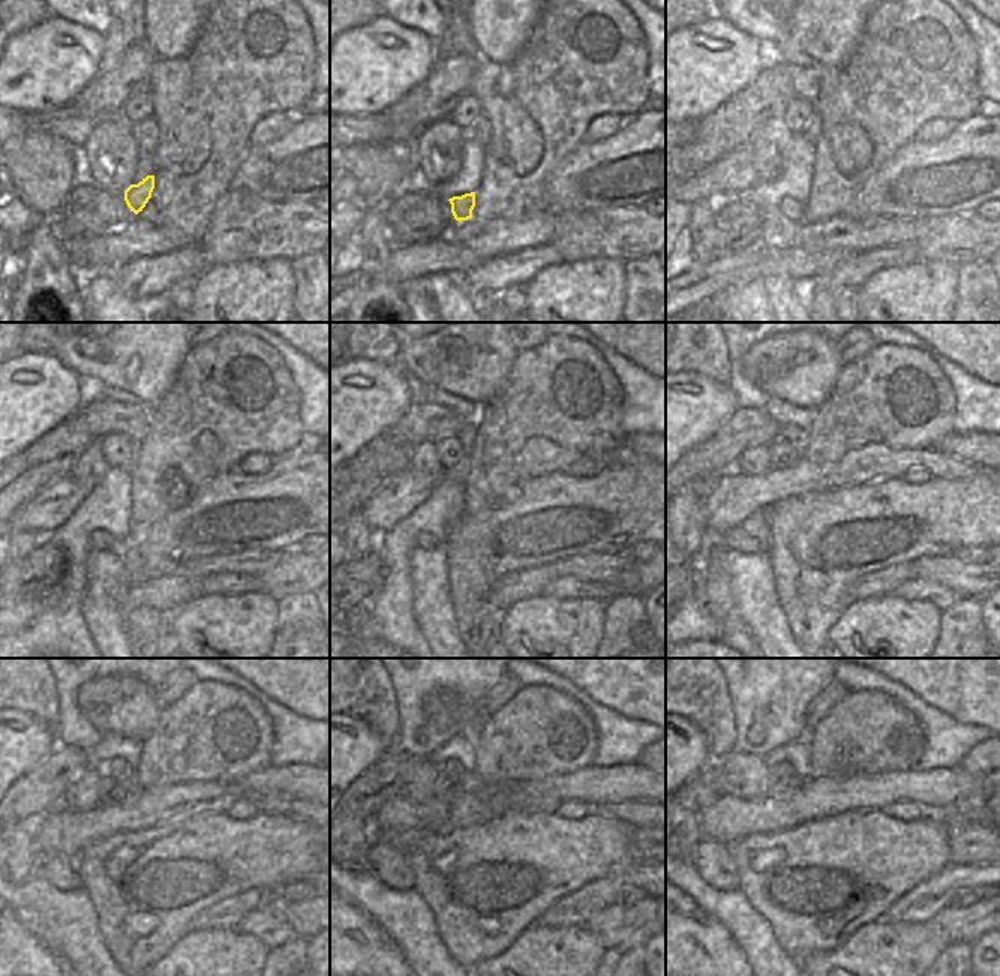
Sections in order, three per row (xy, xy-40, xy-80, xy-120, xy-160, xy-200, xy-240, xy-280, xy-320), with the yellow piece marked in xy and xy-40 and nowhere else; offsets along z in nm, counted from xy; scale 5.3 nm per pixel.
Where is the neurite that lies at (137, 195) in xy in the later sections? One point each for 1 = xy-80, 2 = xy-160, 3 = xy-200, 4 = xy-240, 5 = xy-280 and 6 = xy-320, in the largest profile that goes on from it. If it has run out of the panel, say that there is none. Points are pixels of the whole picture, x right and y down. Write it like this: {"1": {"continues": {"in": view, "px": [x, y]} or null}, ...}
{"1": {"continues": {"in": "xy-80", "px": [793, 210]}}, "2": {"continues": {"in": "xy-160", "px": [425, 541]}}, "3": {"continues": {"in": "xy-200", "px": [736, 538]}}, "4": {"continues": {"in": "xy-240", "px": [60, 871]}}, "5": {"continues": {"in": "xy-280", "px": [386, 864]}}, "6": {"continues": {"in": "xy-320", "px": [712, 862]}}}

